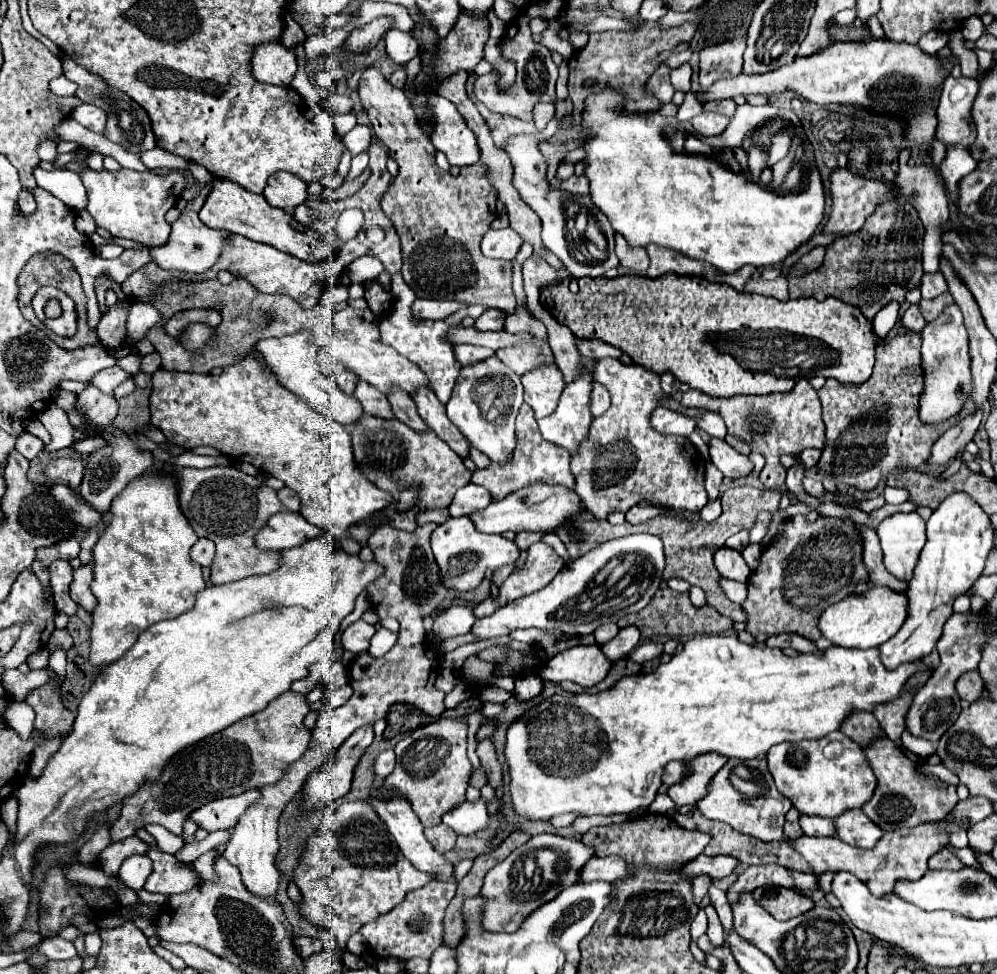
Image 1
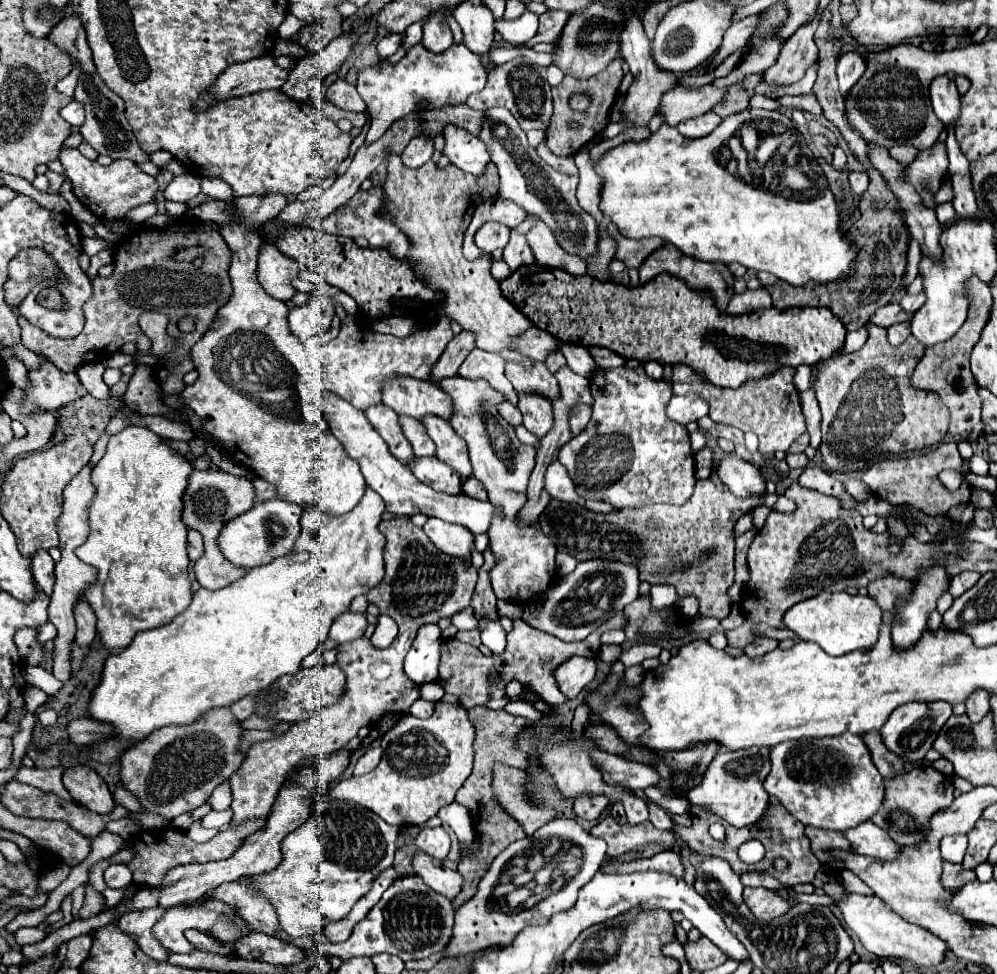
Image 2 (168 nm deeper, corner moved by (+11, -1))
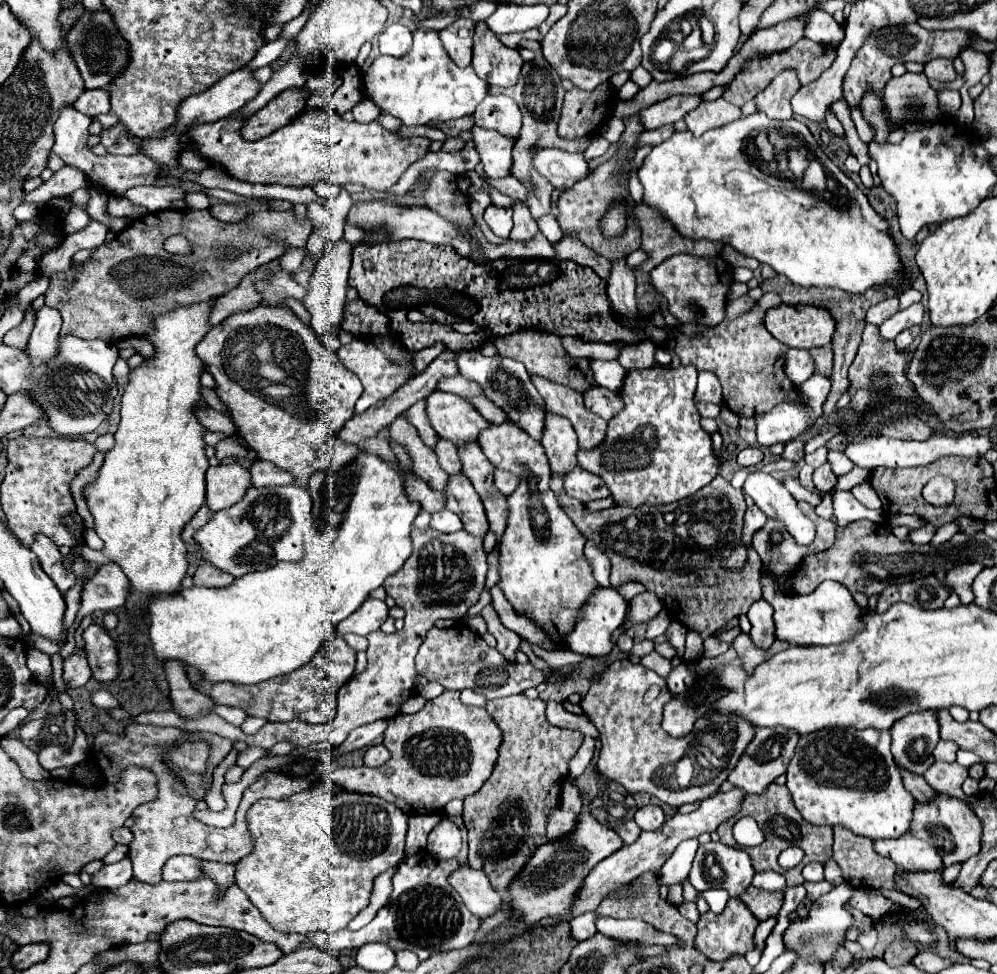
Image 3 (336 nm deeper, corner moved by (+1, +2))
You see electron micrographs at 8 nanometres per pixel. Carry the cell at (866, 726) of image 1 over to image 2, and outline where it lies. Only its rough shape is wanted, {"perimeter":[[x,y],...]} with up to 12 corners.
{"perimeter":[[877,731],[863,735],[883,779],[905,775],[901,759],[881,741]]}

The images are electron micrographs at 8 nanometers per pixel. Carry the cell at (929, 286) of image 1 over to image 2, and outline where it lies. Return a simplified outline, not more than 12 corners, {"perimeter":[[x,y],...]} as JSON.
{"perimeter":[[905,293],[901,309],[913,315],[923,303],[925,293]]}

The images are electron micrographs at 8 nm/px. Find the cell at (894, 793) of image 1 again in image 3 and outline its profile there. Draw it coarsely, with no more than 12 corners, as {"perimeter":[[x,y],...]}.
{"perimeter":[[937,792],[915,802],[909,832],[945,866],[979,852],[979,818]]}

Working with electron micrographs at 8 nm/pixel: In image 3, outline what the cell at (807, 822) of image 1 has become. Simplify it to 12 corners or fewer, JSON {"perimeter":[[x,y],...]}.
{"perimeter":[[833,828],[833,860],[853,888],[897,888],[897,864],[865,836]]}

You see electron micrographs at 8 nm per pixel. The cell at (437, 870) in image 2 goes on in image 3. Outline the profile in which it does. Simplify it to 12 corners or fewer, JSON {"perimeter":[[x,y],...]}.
{"perimeter":[[461,866],[449,874],[479,918],[501,908],[485,872]]}

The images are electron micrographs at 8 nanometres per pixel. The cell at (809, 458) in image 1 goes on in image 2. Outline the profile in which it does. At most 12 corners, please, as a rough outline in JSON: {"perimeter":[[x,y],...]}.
{"perimeter":[[787,453],[789,469],[803,469],[809,463],[805,453]]}

